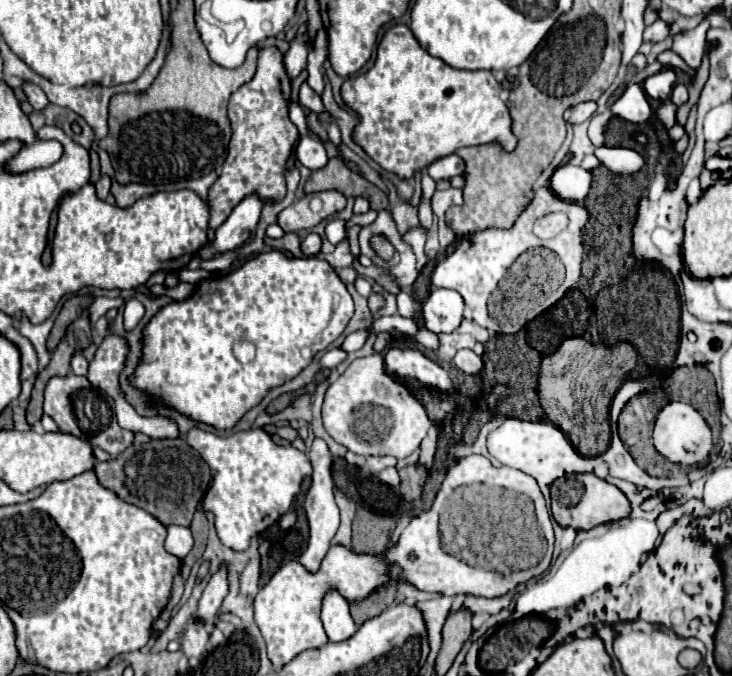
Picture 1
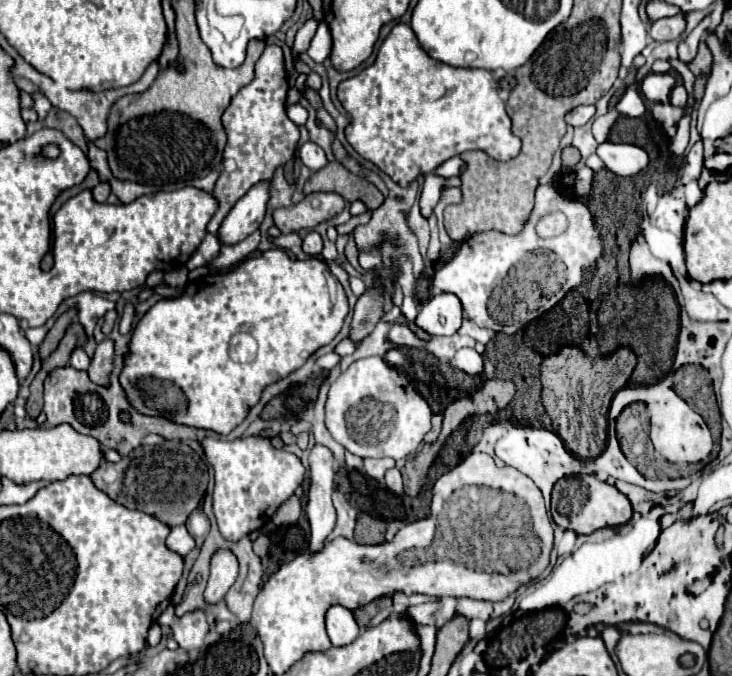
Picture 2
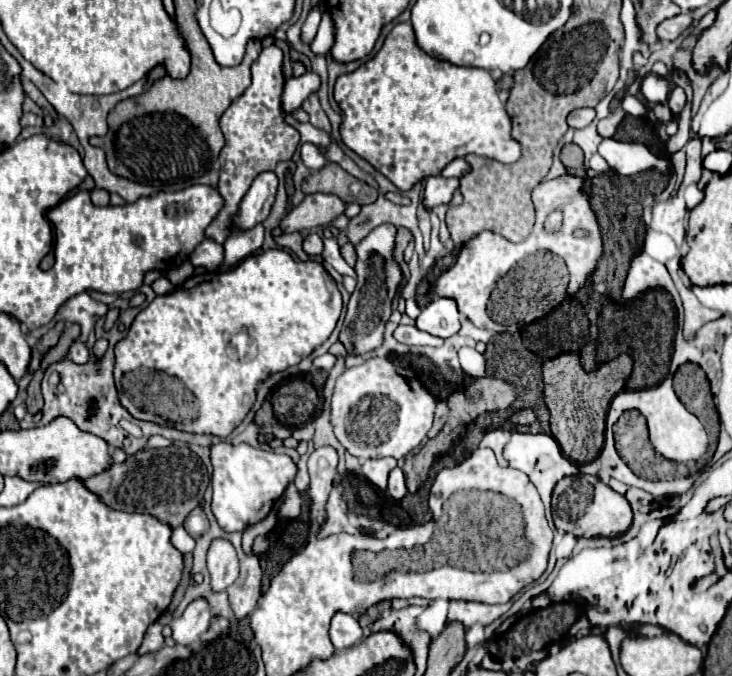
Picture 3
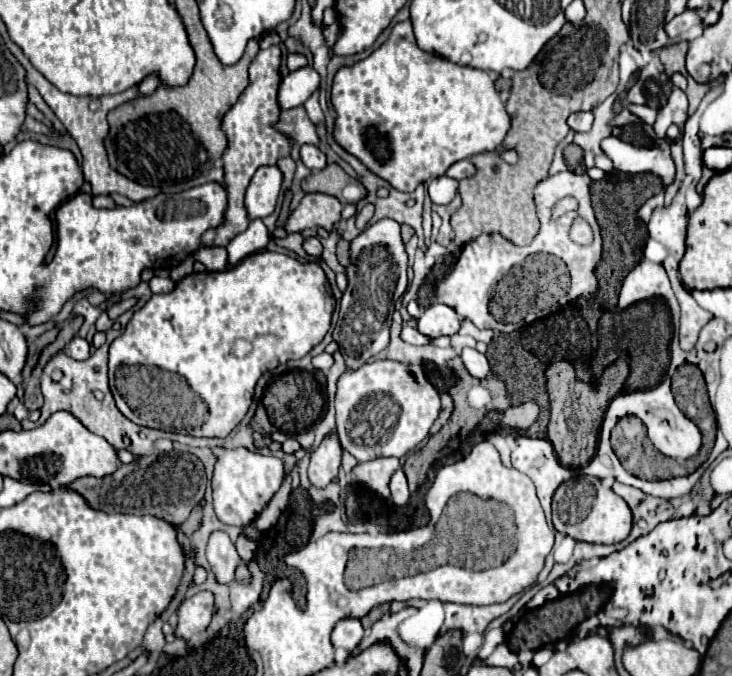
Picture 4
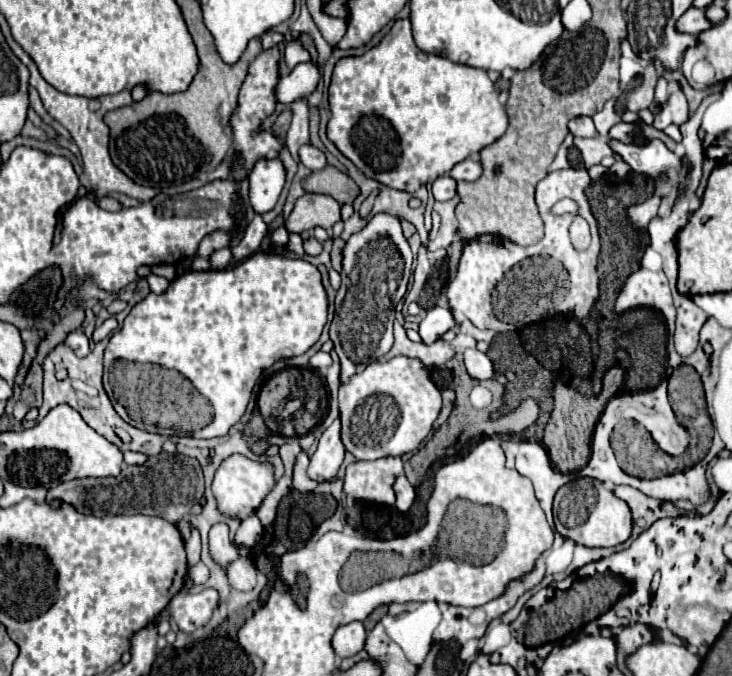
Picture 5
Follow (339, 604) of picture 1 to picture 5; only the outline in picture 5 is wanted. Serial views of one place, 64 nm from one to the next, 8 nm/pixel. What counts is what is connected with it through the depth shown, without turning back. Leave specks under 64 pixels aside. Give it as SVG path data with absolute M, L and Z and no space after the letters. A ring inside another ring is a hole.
M350 622L336 630L332 638L332 648L338 656L348 658L364 648L364 640L366 640L366 630L362 622Z

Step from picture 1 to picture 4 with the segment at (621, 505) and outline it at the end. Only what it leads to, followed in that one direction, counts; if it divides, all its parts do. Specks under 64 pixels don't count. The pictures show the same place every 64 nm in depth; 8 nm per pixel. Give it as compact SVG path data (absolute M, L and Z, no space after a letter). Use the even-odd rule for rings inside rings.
M576 476L558 486L552 498L552 522L554 528L562 534L572 536L574 540L596 542L596 544L616 544L622 542L632 528L632 512L624 498L616 496L610 488L604 488L598 478Z

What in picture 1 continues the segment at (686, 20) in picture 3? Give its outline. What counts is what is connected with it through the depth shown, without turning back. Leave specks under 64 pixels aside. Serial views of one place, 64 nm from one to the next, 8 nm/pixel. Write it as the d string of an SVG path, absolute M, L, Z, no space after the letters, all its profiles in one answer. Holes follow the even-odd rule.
M656 20L654 24L646 26L646 30L644 30L644 40L648 40L648 42L660 42L666 36L668 36L668 24L664 24L662 20Z

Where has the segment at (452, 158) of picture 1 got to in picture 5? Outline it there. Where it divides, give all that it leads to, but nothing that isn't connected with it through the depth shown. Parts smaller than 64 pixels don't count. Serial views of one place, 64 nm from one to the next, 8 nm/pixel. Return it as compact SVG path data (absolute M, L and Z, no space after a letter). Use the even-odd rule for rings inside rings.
M470 156L470 158L462 160L462 162L458 162L450 170L450 176L454 180L476 180L476 178L480 178L480 174L482 174L482 166L480 166L478 156Z

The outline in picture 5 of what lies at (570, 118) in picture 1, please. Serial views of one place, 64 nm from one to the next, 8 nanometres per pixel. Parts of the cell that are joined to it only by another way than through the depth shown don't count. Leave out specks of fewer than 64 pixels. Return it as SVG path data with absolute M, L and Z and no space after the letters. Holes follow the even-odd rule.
M578 116L578 118L572 118L568 122L568 128L574 136L584 136L584 138L590 138L596 134L596 128L594 128L594 122L590 116Z

